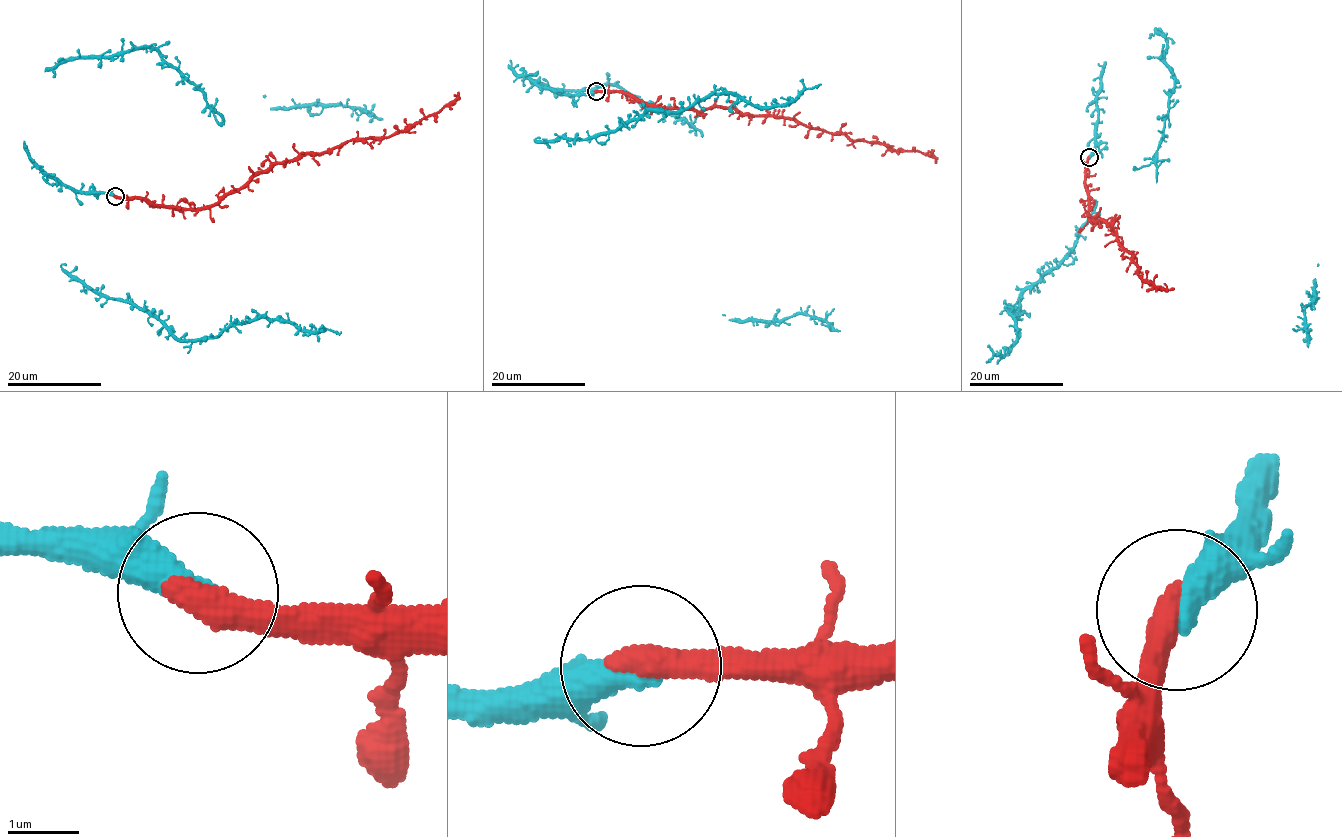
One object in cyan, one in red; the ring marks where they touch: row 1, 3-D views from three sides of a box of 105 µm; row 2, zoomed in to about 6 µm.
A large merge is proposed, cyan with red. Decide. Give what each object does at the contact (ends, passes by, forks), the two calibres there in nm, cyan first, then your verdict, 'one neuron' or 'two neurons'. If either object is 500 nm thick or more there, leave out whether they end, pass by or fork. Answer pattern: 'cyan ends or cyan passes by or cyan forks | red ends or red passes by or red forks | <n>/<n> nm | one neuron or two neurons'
cyan ends | red ends | 440/440 nm | one neuron

